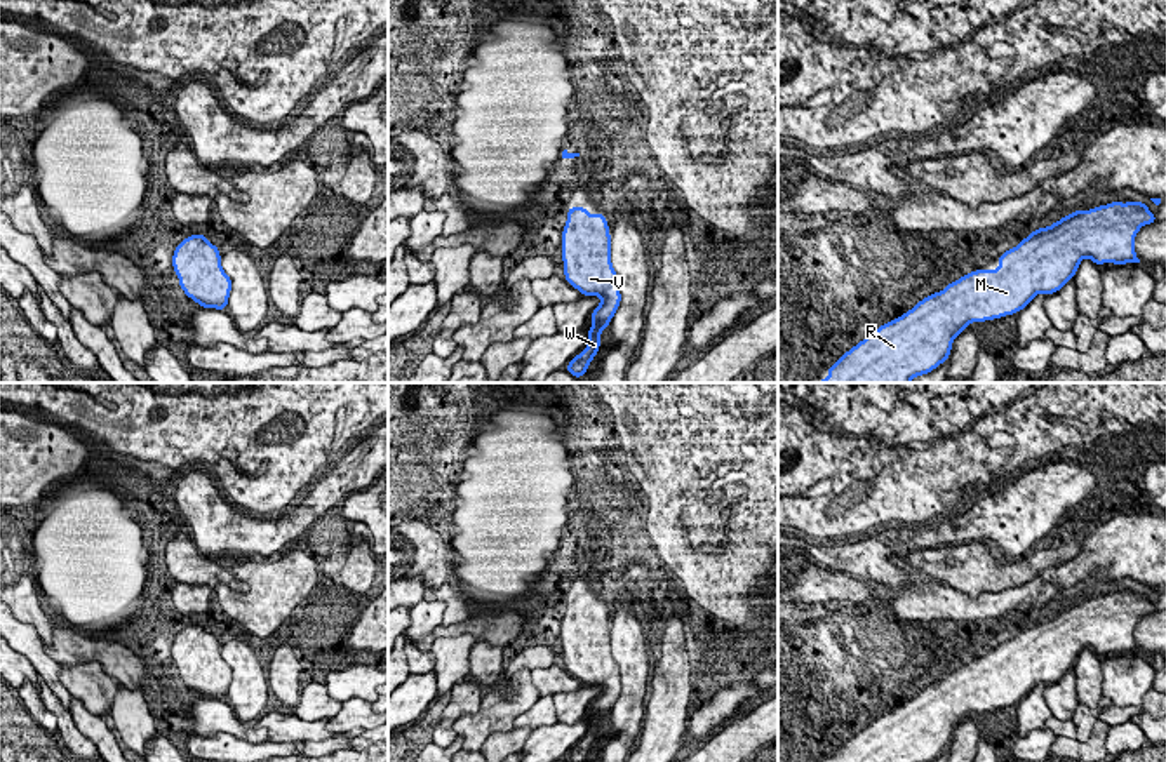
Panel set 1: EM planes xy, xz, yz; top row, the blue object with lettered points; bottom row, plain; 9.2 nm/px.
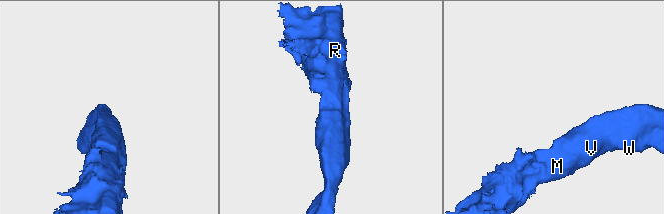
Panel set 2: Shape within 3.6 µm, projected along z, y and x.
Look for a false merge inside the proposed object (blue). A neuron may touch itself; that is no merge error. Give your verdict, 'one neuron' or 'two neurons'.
one neuron

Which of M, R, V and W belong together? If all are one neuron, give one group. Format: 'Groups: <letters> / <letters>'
Groups: M R V W

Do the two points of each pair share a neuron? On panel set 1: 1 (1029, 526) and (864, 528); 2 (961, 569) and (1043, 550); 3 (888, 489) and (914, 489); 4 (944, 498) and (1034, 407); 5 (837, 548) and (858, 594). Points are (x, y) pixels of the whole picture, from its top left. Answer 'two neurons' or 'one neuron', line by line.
1: two neurons
2: one neuron
3: one neuron
4: one neuron
5: two neurons

